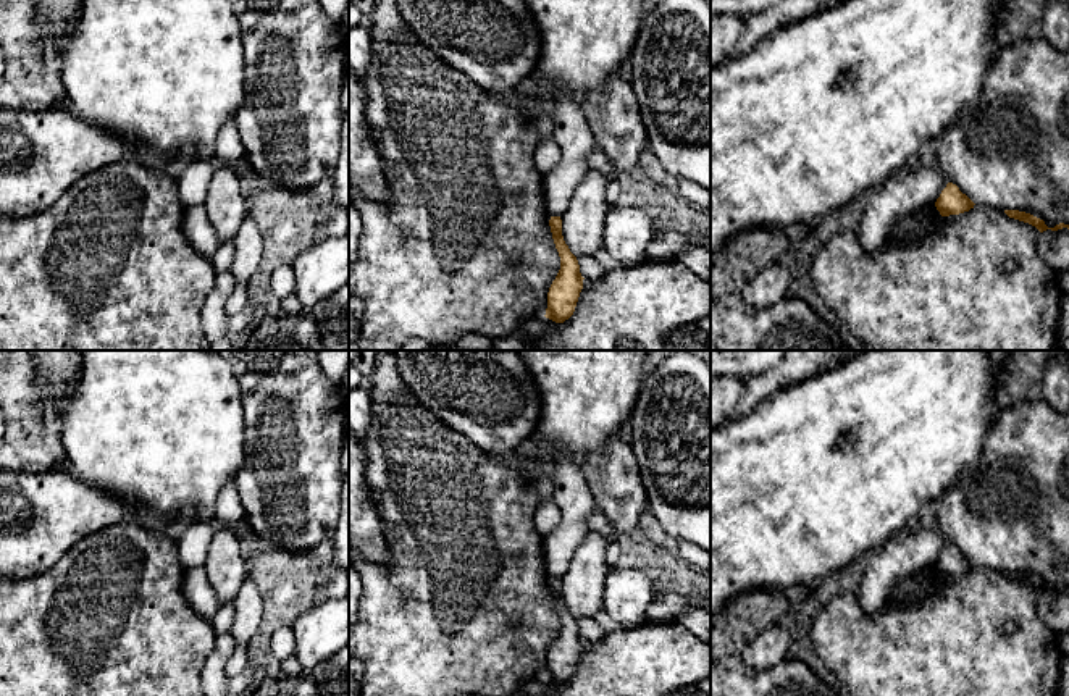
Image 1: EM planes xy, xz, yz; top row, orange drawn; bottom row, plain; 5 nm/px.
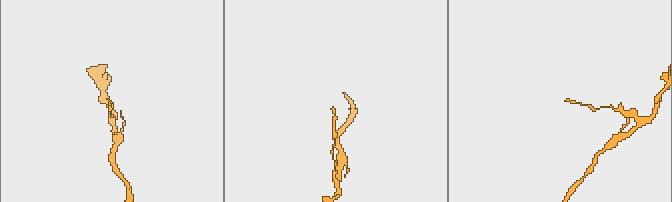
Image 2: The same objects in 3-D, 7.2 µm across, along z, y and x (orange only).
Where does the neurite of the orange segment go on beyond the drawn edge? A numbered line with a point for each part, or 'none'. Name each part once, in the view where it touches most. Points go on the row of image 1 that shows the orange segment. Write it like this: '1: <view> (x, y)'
none

